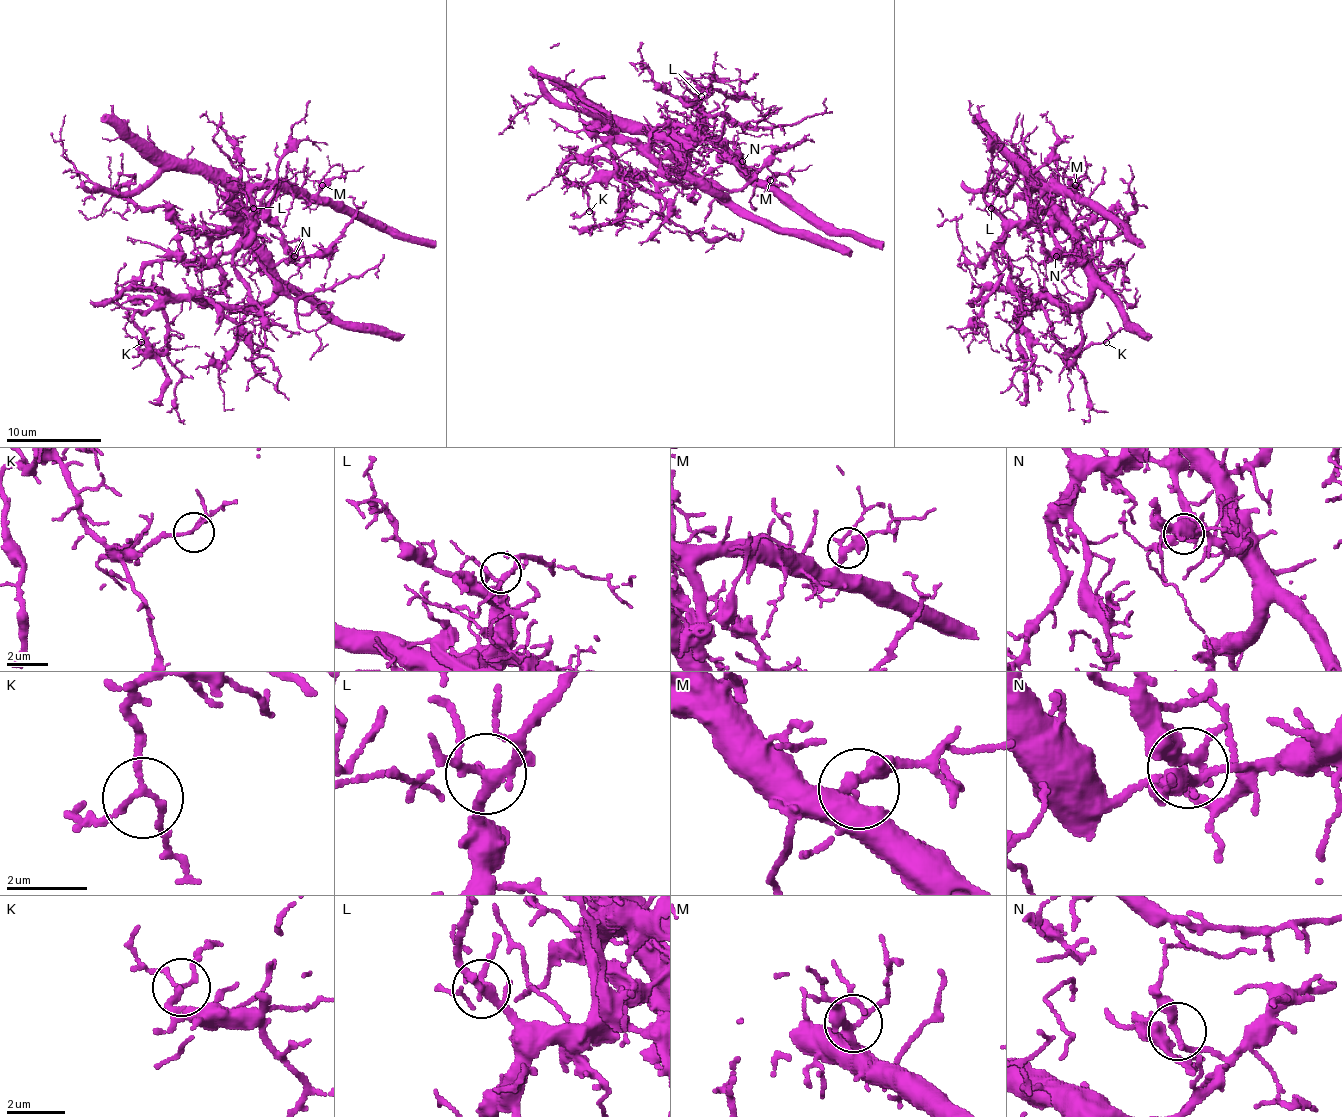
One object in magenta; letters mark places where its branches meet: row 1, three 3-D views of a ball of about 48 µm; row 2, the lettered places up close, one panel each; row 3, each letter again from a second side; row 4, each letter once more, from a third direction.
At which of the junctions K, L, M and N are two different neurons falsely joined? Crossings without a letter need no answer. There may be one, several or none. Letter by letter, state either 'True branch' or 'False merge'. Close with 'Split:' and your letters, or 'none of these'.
K: True branch
L: True branch
M: True branch
N: True branch
Split: none of these

